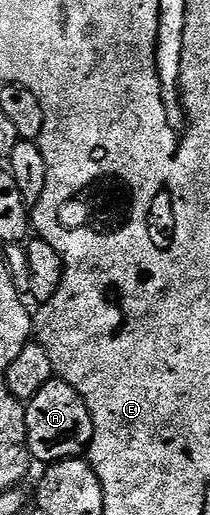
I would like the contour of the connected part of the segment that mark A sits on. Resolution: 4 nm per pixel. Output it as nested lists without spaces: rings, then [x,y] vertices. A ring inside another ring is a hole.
[[[53,380],[44,383],[26,407],[26,445],[35,462],[53,463],[70,457],[82,457],[94,440],[92,415],[82,396],[66,381]]]

